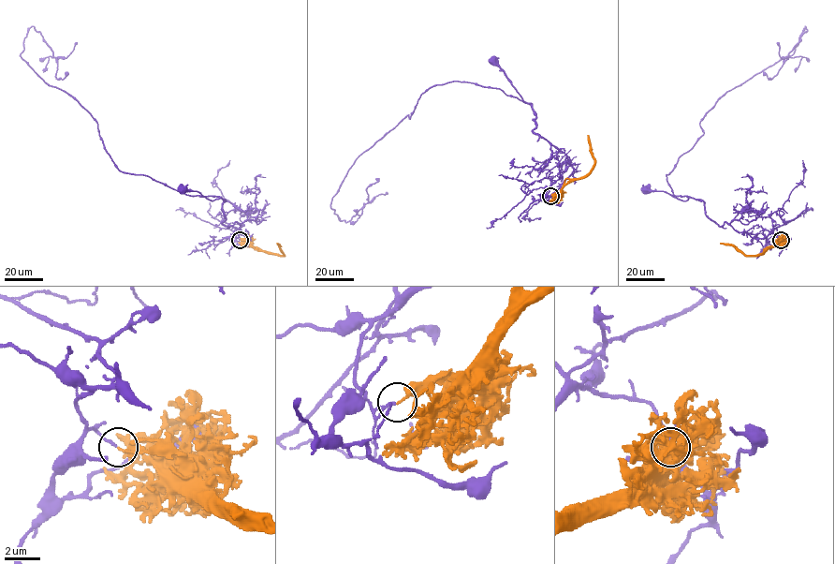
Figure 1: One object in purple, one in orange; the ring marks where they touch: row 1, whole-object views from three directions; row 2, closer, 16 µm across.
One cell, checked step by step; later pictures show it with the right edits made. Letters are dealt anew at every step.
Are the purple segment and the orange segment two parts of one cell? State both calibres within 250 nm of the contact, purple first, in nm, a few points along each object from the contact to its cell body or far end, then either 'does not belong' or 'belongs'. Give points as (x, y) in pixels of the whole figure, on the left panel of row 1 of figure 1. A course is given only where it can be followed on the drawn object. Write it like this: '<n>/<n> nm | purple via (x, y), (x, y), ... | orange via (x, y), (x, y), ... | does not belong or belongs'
140/130 nm | purple via (240, 239), (236, 234), (249, 239), (247, 231), (222, 223), (221, 197), (210, 200), (183, 189) | orange via (240, 240), (263, 251), (284, 255), (277, 243) | does not belong

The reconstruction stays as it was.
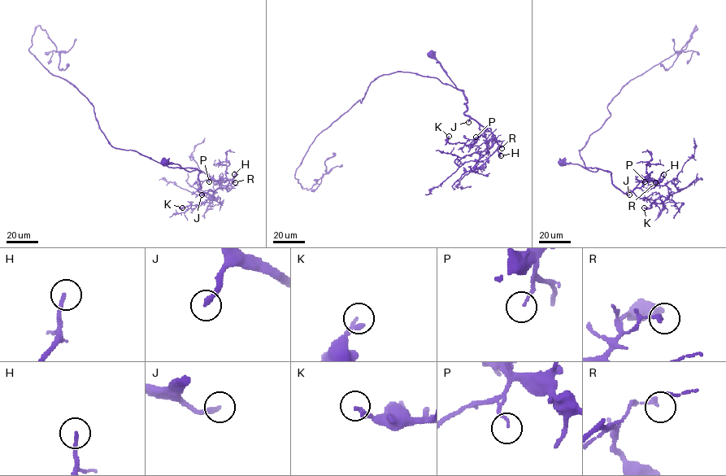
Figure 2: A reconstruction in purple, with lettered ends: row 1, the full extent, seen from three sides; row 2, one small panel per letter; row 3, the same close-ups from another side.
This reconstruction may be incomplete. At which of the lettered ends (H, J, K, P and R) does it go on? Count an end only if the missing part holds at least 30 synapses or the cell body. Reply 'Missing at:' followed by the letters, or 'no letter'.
Missing at: H, J

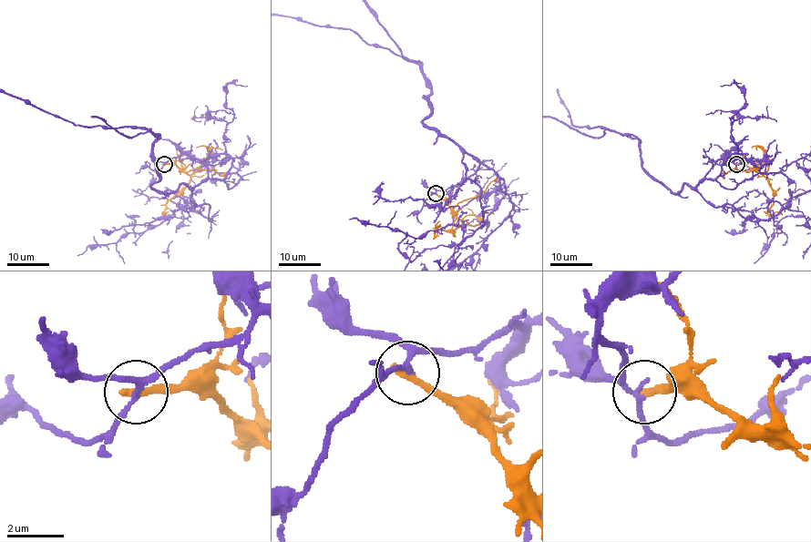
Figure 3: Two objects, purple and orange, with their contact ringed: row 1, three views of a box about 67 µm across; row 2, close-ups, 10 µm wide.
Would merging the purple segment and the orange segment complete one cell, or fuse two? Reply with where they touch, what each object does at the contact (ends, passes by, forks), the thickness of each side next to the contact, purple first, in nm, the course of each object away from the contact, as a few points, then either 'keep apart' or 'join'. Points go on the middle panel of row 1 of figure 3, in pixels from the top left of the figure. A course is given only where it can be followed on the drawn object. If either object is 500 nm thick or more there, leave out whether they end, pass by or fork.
(436, 193) | purple passes by | orange ends | 160/300 nm | purple via (436, 193), (459, 185), (479, 163), (423, 122), (430, 87), (422, 65), (402, 55) | orange via (436, 193), (462, 224), (454, 230), (439, 230), (436, 224), (434, 239) | keep apart

